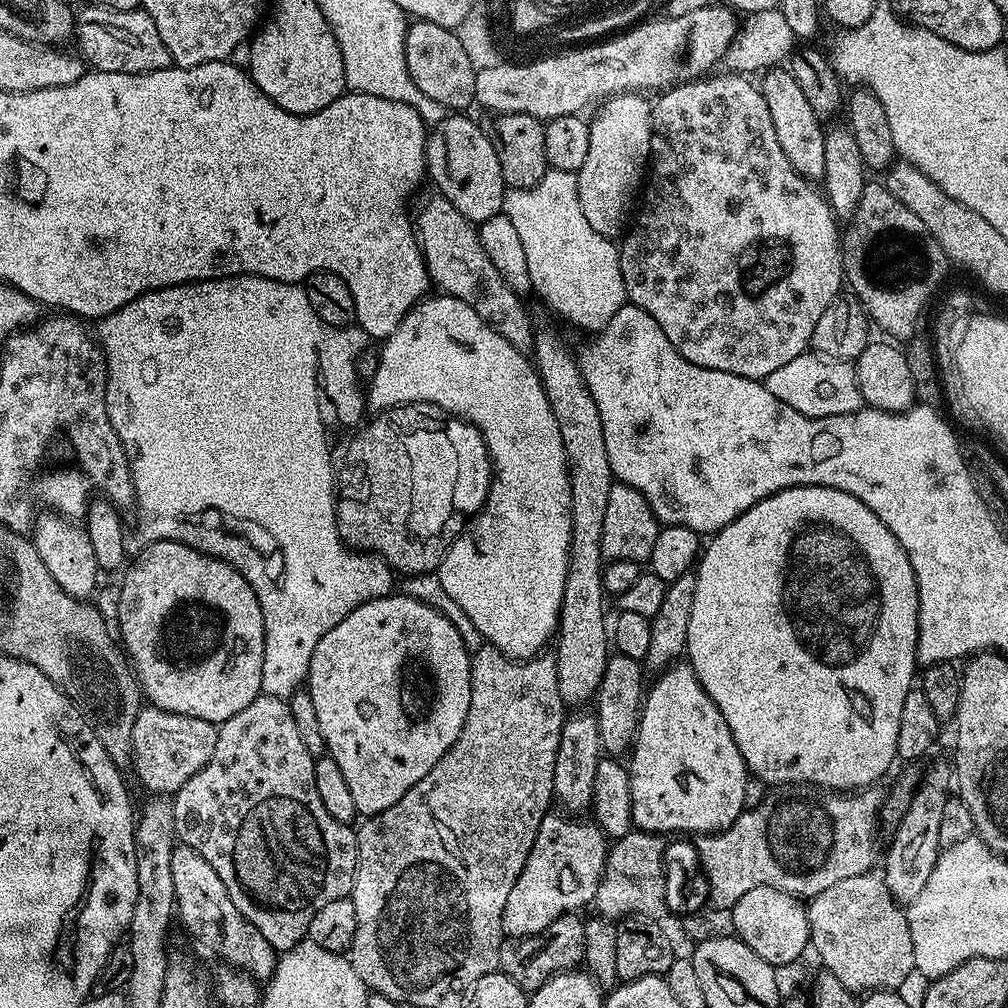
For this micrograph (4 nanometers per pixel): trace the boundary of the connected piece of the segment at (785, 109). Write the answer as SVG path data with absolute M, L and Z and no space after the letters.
M773 66L759 77L758 87L766 98L766 106L770 106L770 118L774 121L774 134L778 134L778 142L786 158L790 158L790 166L798 170L798 174L809 178L823 177L826 166L826 131L821 117L816 115L814 106L806 102L806 94L798 87L798 82L788 73L787 67Z

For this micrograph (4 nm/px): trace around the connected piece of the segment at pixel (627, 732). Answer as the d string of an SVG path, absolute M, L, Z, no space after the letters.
M619 654L609 655L606 662L606 674L602 674L602 682L594 697L594 715L600 731L601 749L609 757L620 758L631 749L636 739L636 729L640 727L640 714L646 695L643 663L634 658L626 658Z

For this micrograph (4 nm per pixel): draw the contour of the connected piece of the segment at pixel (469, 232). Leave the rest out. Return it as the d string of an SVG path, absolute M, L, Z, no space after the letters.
M445 196L432 197L414 212L414 231L420 253L424 255L424 265L428 268L428 279L436 284L445 296L465 300L486 321L496 333L501 334L519 353L529 357L535 351L535 327L521 302L521 295L513 290L498 274L498 266L490 262L480 241L477 225L472 224L454 210Z

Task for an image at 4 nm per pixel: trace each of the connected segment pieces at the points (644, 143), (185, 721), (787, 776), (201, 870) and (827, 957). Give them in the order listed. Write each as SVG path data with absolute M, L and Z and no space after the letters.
M621 94L609 96L595 109L596 117L591 117L590 150L586 154L586 162L582 162L576 173L578 186L578 202L582 206L582 214L586 214L586 222L594 226L598 234L609 238L616 238L625 231L624 219L632 208L632 195L641 187L646 176L646 169L650 164L652 154L652 104L643 100L640 94Z
M144 706L134 722L131 767L136 768L136 776L141 786L150 792L148 794L175 794L179 788L186 786L186 782L190 782L190 778L194 778L194 774L198 774L198 770L202 770L202 766L206 766L206 762L210 762L210 754L214 754L214 742L218 742L217 725L202 718L190 718L161 708Z
M811 484L810 486L798 486L797 488L783 488L782 491L766 497L765 500L758 501L754 506L750 506L750 510L743 512L737 520L730 522L709 540L712 541L709 544L707 541L706 547L699 557L698 567L695 569L696 589L694 590L694 606L690 606L686 660L687 663L692 665L702 690L706 690L706 694L710 694L714 706L718 706L718 710L726 718L726 726L730 726L730 734L734 734L734 742L742 754L744 765L748 767L749 773L755 779L757 776L762 783L768 784L767 786L818 784L822 788L847 792L875 785L877 783L876 779L891 766L892 760L897 759L898 718L902 718L902 702L906 702L906 694L914 686L915 680L912 679L915 676L917 679L918 676L918 661L916 658L916 647L918 646L918 582L914 574L914 566L910 566L910 558L906 558L906 550L902 550L898 538L894 538L894 534L890 534L886 522L882 522L882 518L878 518L878 514L874 514L874 510L870 510L870 506L866 506L866 502L858 502L858 498L854 498L854 494L834 490L833 488L824 488L821 484Z
M180 844L172 852L170 871L174 877L174 898L176 899L175 915L184 923L184 928L192 936L197 936L208 948L213 948L221 956L223 963L229 968L245 972L257 982L266 982L276 969L278 953L276 949L258 934L258 930L230 902L230 894L226 894L226 886L222 886L222 878L214 874L214 866L202 858L190 846Z
M863 872L854 878L842 878L842 882L834 882L834 886L822 890L822 894L811 897L806 907L812 935L811 951L816 951L822 968L834 974L846 990L853 994L900 990L908 975L916 972L914 941L910 938L907 911L892 897L879 875Z

